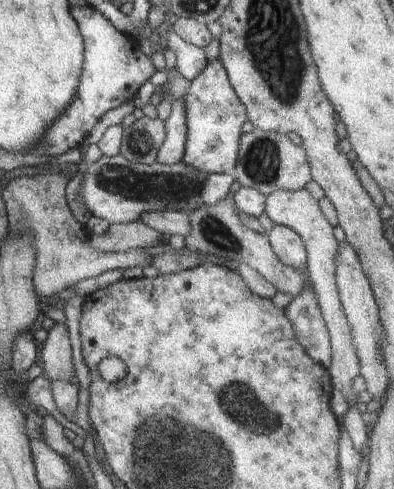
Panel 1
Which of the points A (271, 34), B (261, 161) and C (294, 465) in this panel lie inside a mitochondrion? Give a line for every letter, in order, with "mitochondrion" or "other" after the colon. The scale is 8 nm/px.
A: mitochondrion
B: mitochondrion
C: other

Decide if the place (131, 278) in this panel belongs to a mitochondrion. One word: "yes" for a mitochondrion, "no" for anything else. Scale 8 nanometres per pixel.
no

